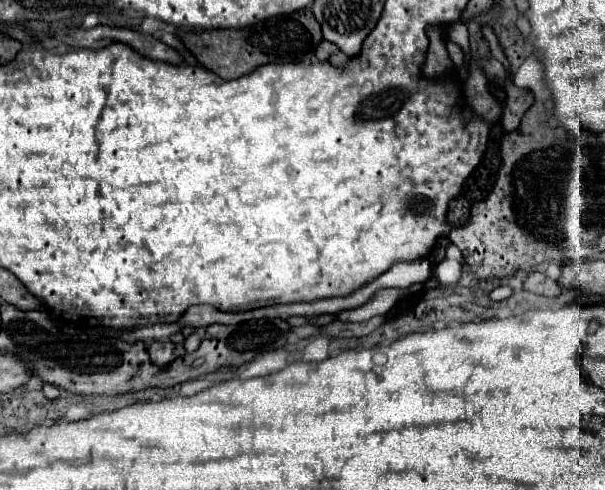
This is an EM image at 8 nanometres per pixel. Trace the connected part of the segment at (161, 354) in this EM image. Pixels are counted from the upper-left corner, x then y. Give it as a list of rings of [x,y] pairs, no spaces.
[[[162,340],[162,342],[166,342],[166,344],[156,344],[156,342],[148,344],[148,354],[150,354],[152,364],[166,366],[168,362],[172,362],[174,358],[184,354],[184,346],[182,344],[174,344],[170,340]]]

